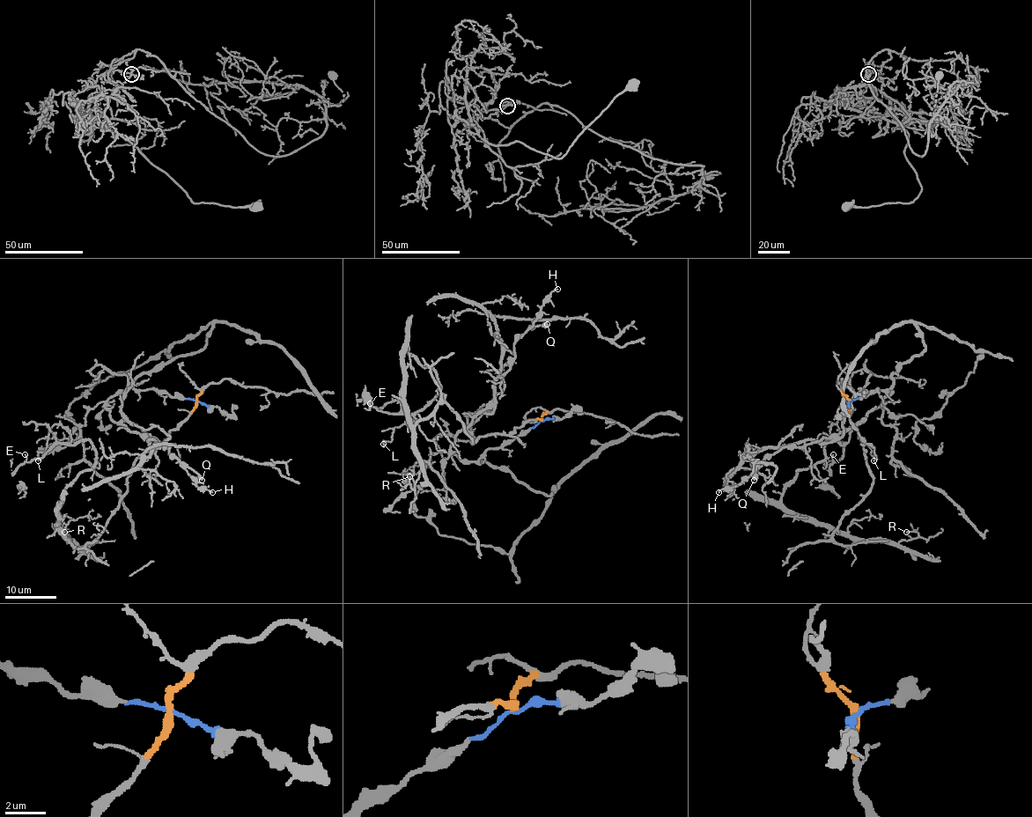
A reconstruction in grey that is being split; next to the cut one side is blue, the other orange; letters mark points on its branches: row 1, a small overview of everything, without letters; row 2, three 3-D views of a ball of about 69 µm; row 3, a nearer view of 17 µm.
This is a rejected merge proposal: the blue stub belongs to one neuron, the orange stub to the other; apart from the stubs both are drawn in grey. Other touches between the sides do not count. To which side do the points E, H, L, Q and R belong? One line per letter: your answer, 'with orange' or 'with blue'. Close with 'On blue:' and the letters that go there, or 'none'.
E: with orange
H: with blue
L: with orange
Q: with blue
R: with orange
On blue: H, Q

